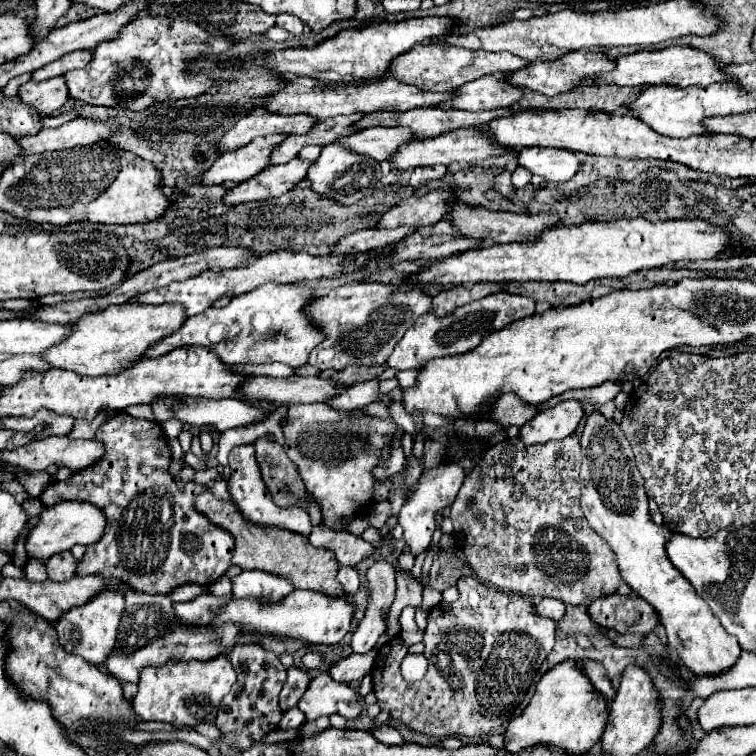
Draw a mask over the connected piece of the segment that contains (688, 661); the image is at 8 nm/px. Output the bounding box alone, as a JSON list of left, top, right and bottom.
[580,413,742,675]

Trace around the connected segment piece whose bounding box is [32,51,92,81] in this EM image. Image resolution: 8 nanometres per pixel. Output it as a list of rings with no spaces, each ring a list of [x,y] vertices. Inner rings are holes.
[[[72,51],[60,59],[56,59],[54,63],[50,63],[48,67],[42,67],[38,71],[34,71],[34,81],[44,81],[44,79],[52,79],[58,75],[64,75],[72,69],[80,69],[86,67],[92,61],[92,51]]]

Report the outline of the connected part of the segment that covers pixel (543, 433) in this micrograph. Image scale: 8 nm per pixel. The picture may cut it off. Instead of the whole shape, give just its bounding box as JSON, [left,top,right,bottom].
[520,401,584,445]

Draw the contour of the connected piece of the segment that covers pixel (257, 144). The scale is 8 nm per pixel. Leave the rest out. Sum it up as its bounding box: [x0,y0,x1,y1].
[202,135,288,185]

